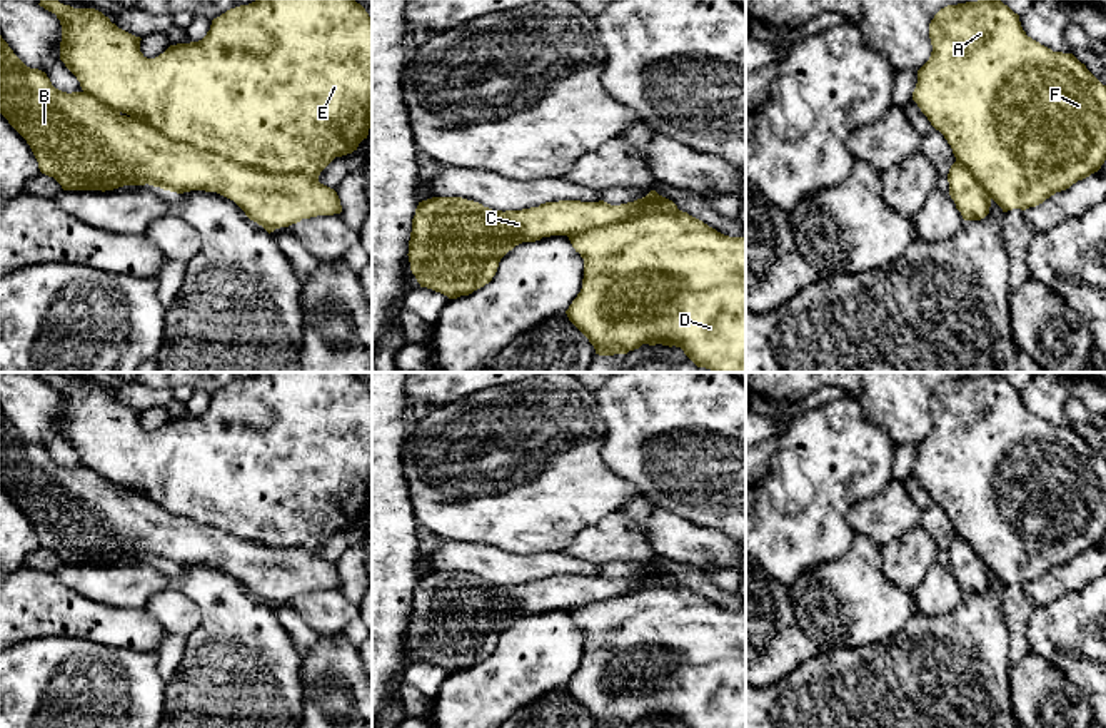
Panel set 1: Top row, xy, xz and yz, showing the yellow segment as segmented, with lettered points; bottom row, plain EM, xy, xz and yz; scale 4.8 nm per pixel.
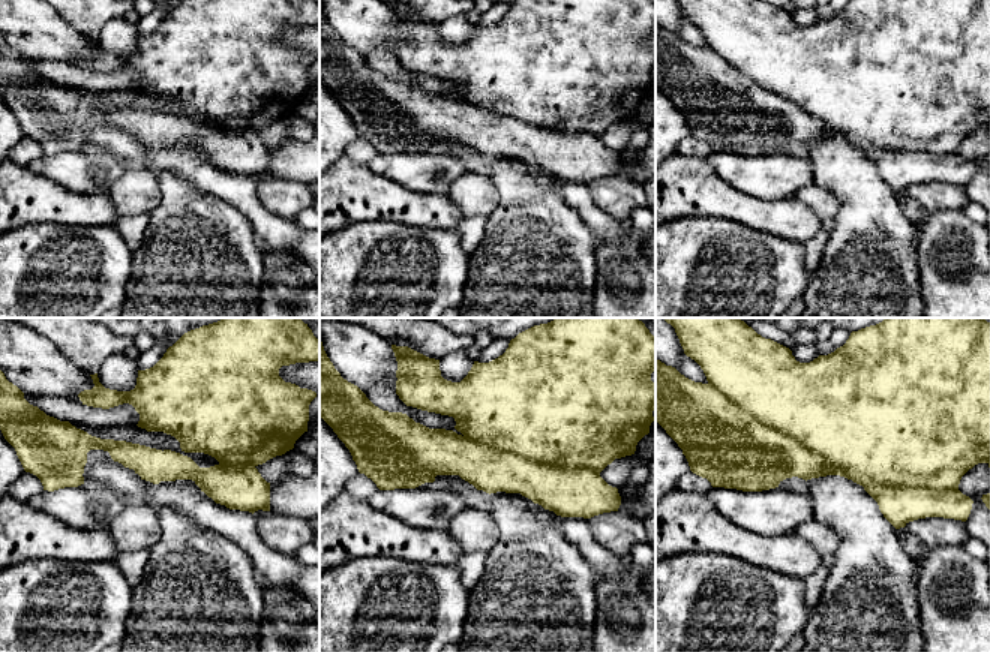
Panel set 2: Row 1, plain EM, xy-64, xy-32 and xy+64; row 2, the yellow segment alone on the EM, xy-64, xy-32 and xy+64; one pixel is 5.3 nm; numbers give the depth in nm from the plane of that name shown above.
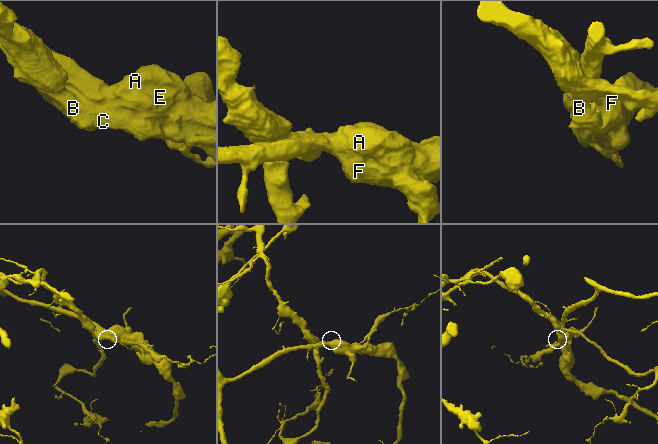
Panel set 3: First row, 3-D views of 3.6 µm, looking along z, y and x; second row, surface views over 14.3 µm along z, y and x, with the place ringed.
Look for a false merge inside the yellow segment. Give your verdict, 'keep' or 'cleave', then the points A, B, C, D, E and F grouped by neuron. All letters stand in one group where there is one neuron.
cleave | A D E F / B C

